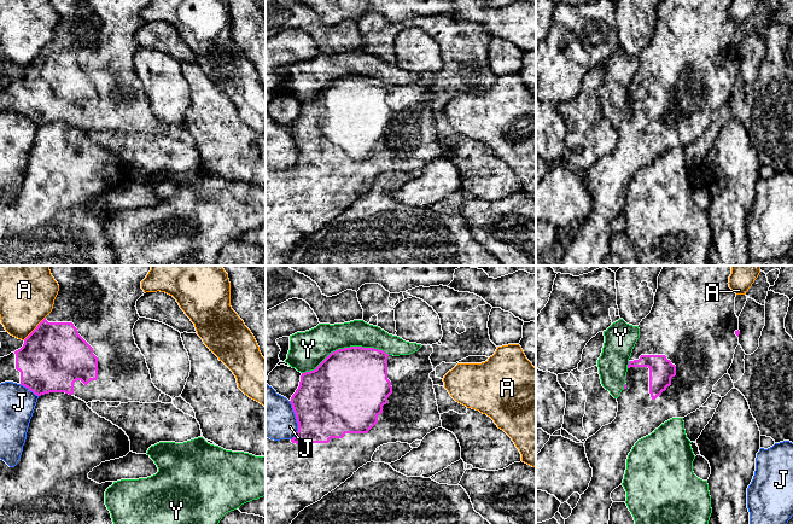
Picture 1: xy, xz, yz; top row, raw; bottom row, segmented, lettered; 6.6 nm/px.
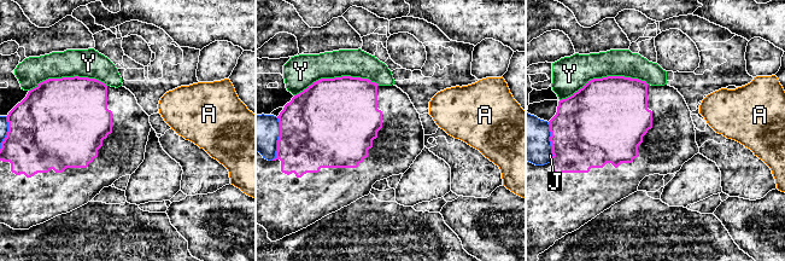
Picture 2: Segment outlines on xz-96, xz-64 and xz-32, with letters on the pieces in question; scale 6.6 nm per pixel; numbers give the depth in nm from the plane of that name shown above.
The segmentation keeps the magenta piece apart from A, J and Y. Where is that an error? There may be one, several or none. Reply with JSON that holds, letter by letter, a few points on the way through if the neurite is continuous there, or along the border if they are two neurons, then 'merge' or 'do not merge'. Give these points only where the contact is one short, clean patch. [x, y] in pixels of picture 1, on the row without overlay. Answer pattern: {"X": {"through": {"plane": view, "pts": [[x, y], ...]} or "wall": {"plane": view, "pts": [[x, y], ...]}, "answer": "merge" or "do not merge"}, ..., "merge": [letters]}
{"A": {"answer": "do not merge"}, "J": {"wall": {"plane": "xz", "pts": [[289, 130], [297, 152], [297, 163], [291, 169]]}, "answer": "do not merge"}, "Y": {"answer": "do not merge"}, "merge": []}

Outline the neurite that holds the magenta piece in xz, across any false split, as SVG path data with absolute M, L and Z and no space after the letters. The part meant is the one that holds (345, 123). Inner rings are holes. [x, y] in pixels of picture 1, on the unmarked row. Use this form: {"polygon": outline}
{"polygon": "M431 75L400 86L374 77L350 76L331 82L314 100L302 103L299 116L290 130L298 152L297 164L280 170L266 167L266 266L286 266L301 240L320 231L371 192L378 176L396 171L412 174L442 156L430 107L433 101L432 82Z"}

